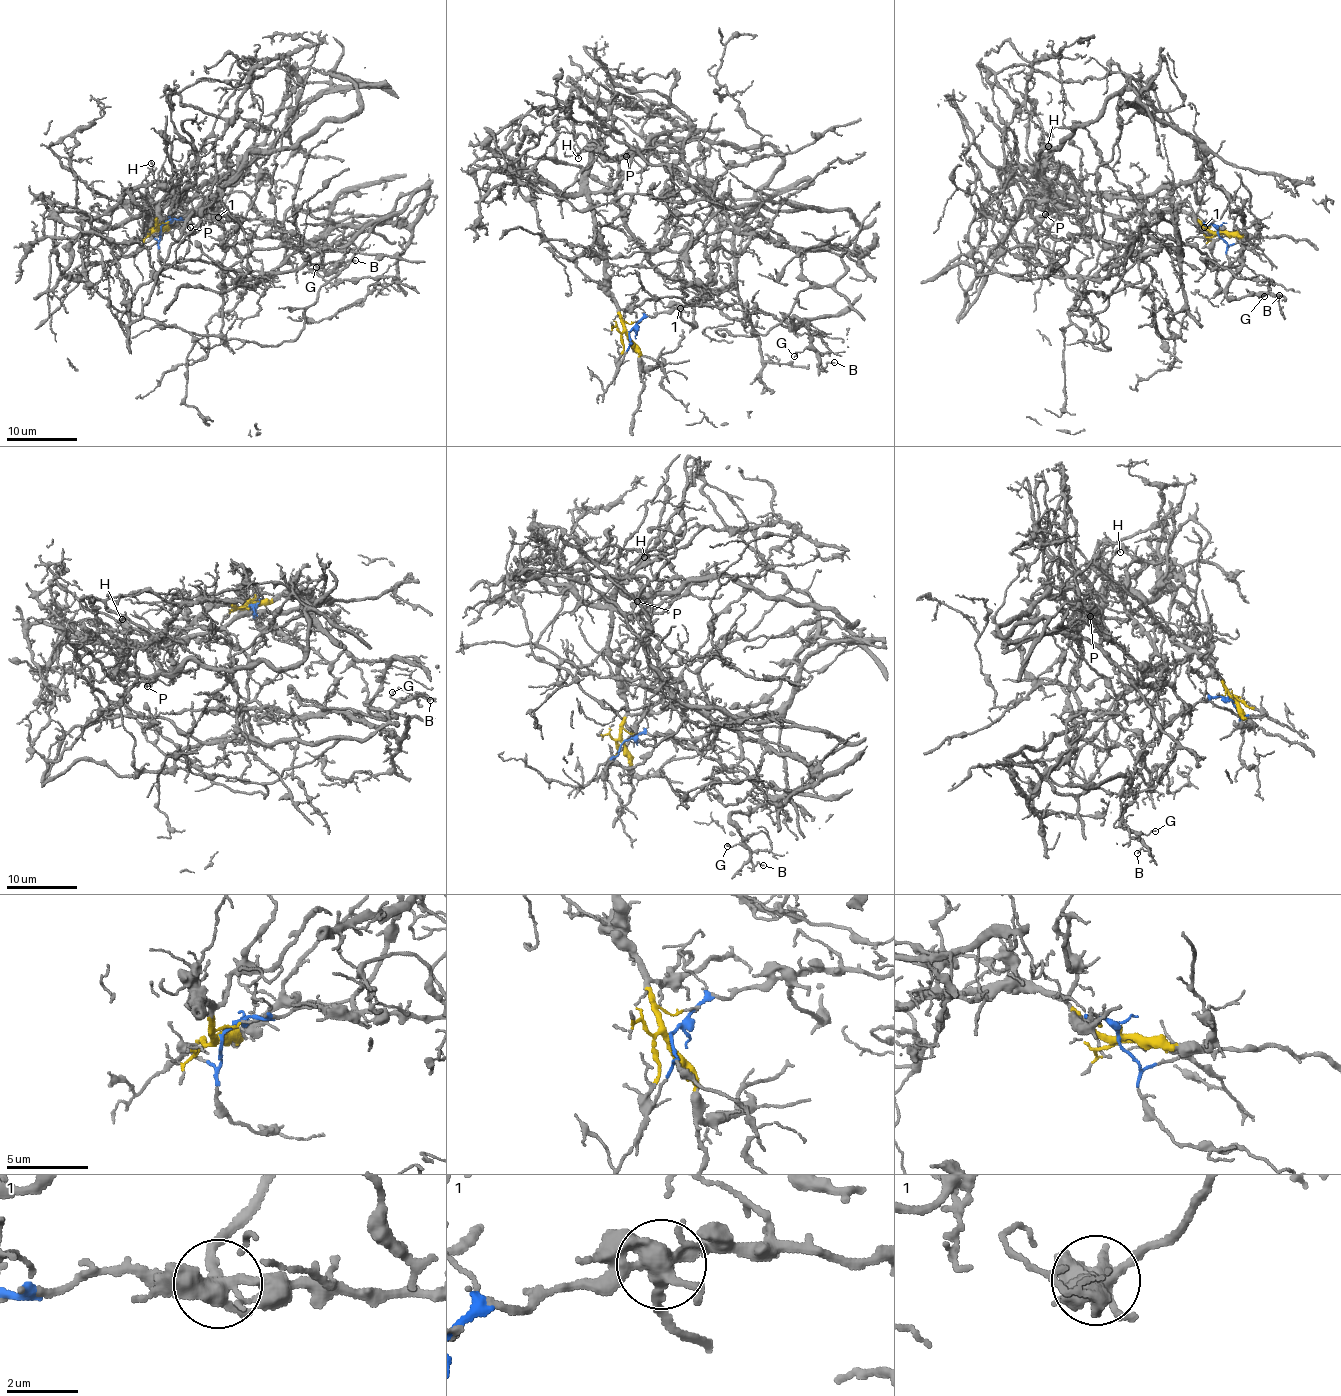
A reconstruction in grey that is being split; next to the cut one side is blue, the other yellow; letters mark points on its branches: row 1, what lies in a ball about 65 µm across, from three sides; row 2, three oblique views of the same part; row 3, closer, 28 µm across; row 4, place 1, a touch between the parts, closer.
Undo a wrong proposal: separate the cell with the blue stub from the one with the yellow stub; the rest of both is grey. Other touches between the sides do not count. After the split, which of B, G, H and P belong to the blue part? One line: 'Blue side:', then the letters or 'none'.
Blue side: B, G

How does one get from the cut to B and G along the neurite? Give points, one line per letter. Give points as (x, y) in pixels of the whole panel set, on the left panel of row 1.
B: (161, 226), (194, 215), (280, 221), (291, 208), (327, 209), (323, 267), (334, 271), (339, 261), (356, 261)
G: (161, 226), (194, 215), (282, 221), (291, 208), (326, 209), (323, 267), (334, 271), (332, 265), (315, 268)

